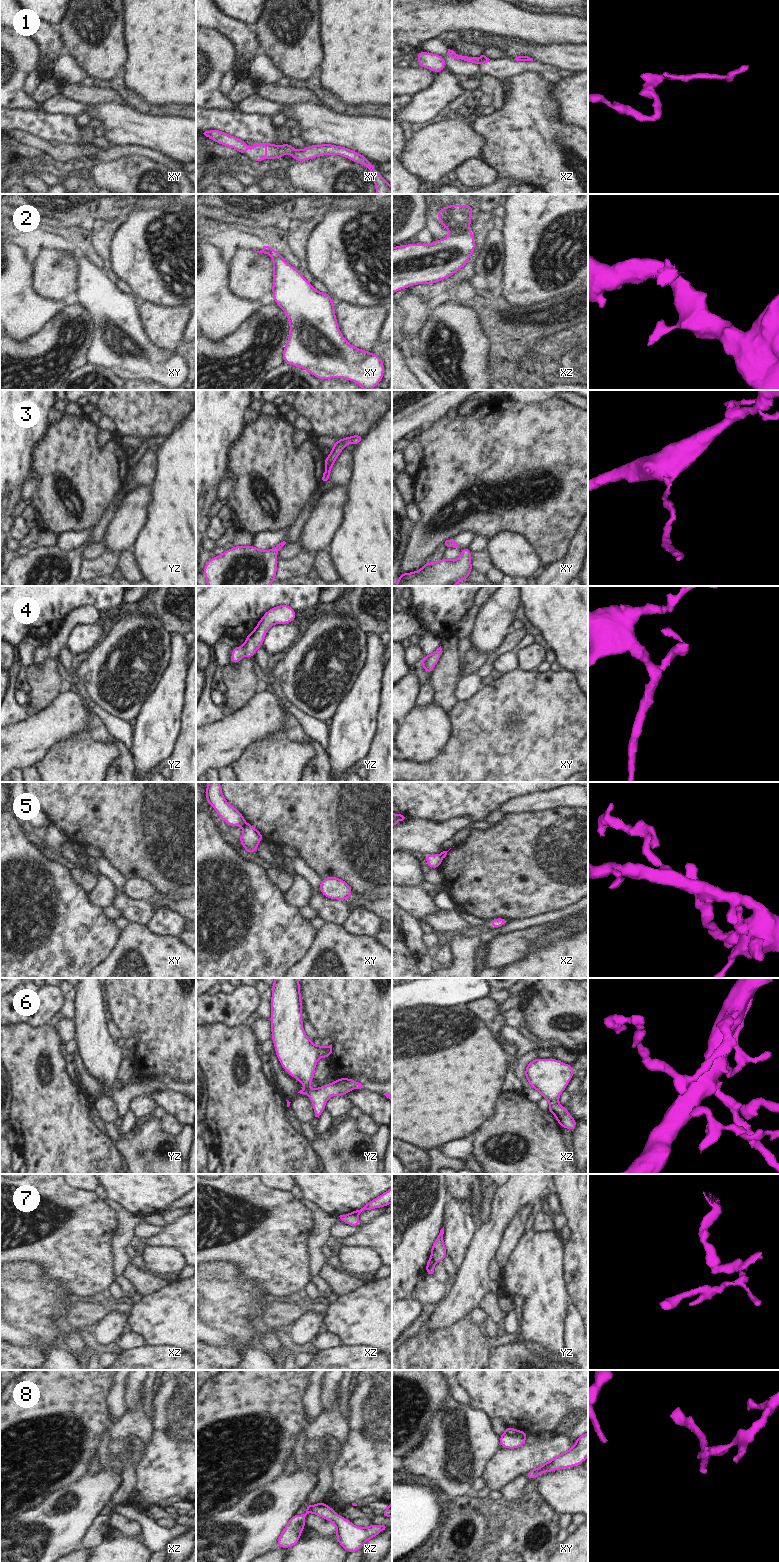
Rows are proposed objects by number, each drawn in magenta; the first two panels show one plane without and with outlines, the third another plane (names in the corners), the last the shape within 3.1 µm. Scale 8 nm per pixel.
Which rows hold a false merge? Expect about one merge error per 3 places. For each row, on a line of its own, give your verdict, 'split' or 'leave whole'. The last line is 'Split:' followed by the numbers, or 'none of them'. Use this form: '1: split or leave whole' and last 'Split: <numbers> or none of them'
1: leave whole
2: split
3: leave whole
4: leave whole
5: split
6: leave whole
7: split
8: split
Split: 2, 5, 7, 8

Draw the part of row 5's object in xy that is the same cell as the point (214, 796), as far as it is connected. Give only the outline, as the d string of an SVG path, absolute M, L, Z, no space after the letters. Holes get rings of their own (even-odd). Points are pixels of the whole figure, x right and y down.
M209 782L206 786L207 803L218 813L229 826L244 826L246 821L243 815L232 805L230 805L222 794L220 782Z

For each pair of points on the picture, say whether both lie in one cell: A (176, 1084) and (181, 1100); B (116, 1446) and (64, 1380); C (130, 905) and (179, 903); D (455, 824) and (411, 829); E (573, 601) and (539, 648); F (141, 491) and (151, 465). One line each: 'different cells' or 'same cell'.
A: different cells
B: different cells
C: different cells
D: same cell
E: different cells
F: different cells

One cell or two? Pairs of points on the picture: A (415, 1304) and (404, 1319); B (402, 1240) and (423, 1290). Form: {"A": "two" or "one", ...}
{"A": "one", "B": "two"}

